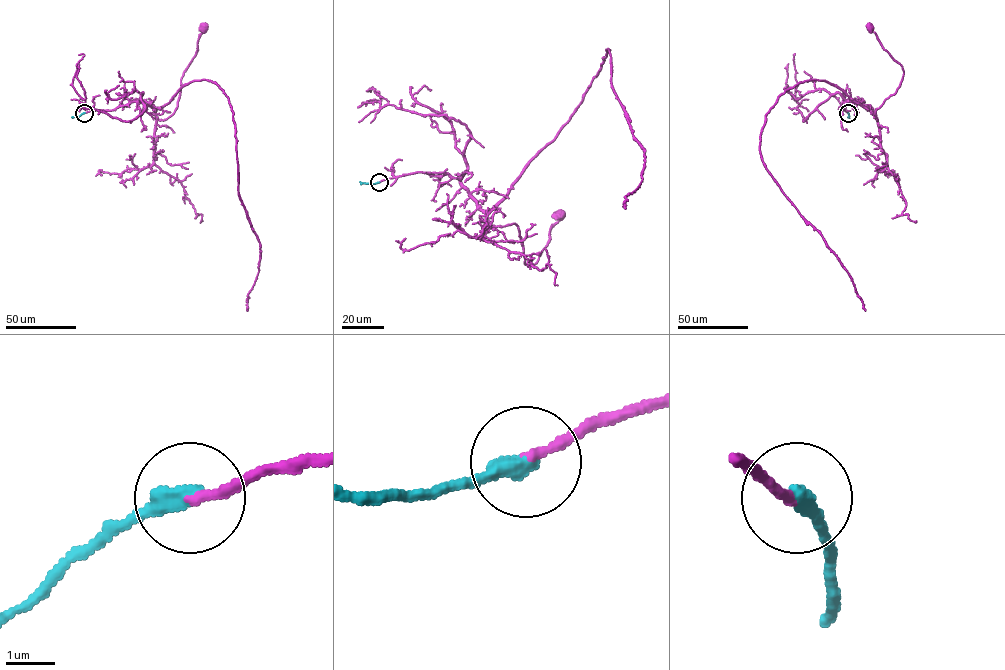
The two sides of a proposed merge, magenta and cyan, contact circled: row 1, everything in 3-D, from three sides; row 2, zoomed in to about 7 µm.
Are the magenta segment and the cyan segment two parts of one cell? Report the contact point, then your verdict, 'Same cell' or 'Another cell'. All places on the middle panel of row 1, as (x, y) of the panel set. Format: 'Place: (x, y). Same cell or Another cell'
Place: (379, 182). Same cell

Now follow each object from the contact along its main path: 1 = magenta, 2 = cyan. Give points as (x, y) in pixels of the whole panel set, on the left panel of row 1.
1: (84, 113), (146, 101), (158, 119), (169, 117), (177, 106), (183, 71), (196, 52), (204, 27)
2: (84, 113), (71, 117)

